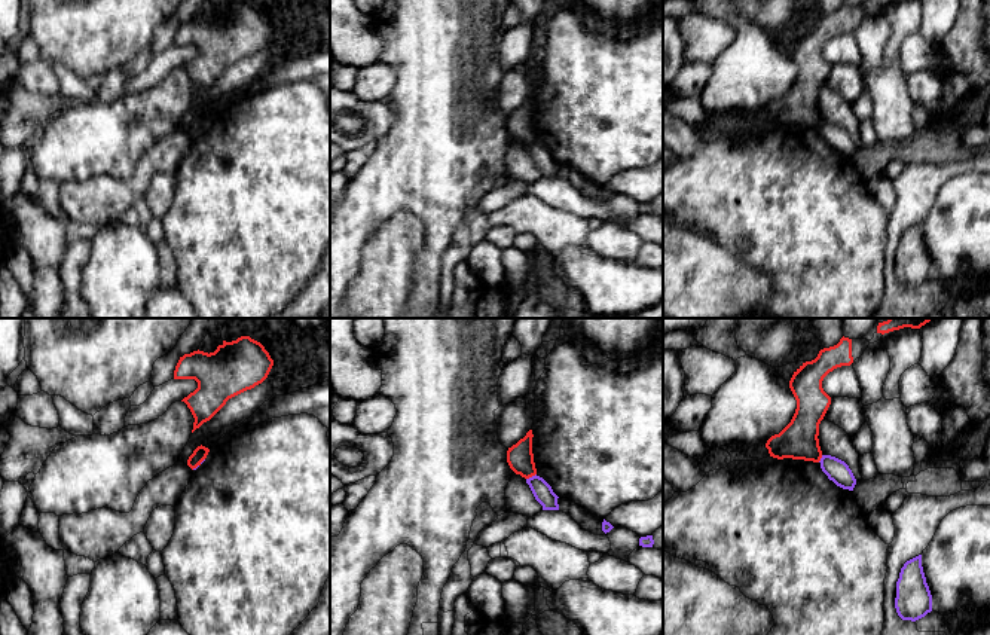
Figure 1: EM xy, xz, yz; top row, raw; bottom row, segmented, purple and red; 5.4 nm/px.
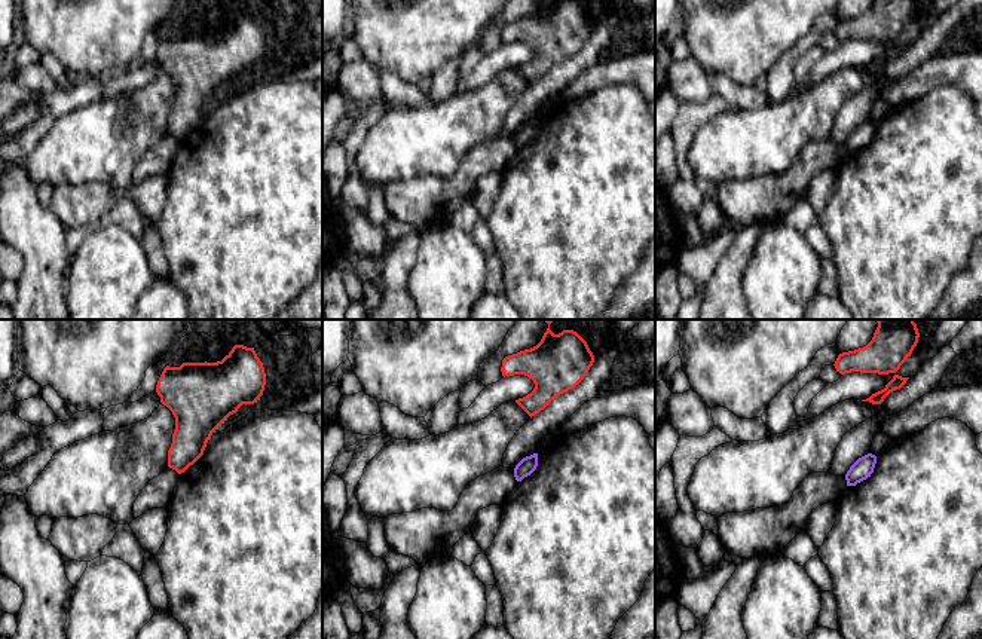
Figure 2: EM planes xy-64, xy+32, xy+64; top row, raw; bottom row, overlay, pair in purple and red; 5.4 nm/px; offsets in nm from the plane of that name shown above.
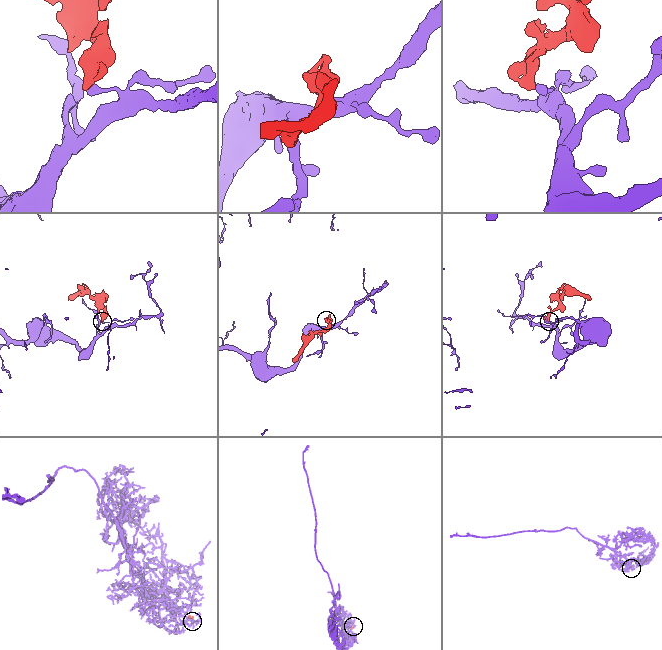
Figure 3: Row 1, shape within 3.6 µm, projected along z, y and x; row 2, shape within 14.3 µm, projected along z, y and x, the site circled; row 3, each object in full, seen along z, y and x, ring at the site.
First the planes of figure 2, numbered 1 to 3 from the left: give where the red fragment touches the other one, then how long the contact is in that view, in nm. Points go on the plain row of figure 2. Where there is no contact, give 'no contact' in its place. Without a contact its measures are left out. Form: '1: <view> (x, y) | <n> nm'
1: no contact
2: no contact
3: no contact

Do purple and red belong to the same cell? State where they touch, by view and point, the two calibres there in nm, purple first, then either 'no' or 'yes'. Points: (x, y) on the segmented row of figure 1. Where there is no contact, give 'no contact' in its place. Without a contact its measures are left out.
meets purple in xz at (532, 476); 110 nm thick on the purple side, 140 nm on the other; no

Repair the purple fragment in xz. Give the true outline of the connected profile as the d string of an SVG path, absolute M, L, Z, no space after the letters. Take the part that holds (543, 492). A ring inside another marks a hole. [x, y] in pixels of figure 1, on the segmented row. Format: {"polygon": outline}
{"polygon": "M535 474L526 479L526 483L529 485L535 500L543 506L543 510L559 510L559 497L543 477Z"}

